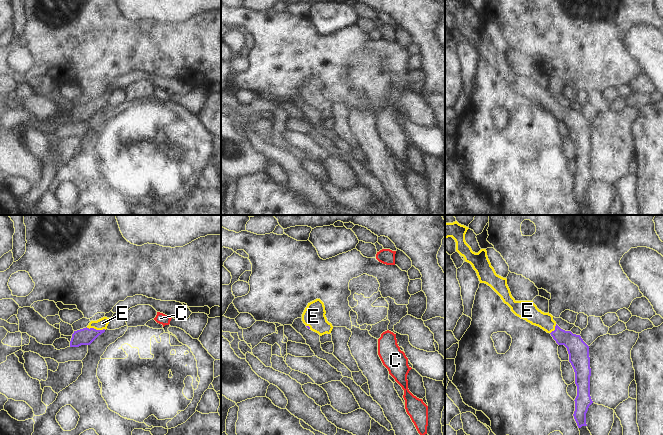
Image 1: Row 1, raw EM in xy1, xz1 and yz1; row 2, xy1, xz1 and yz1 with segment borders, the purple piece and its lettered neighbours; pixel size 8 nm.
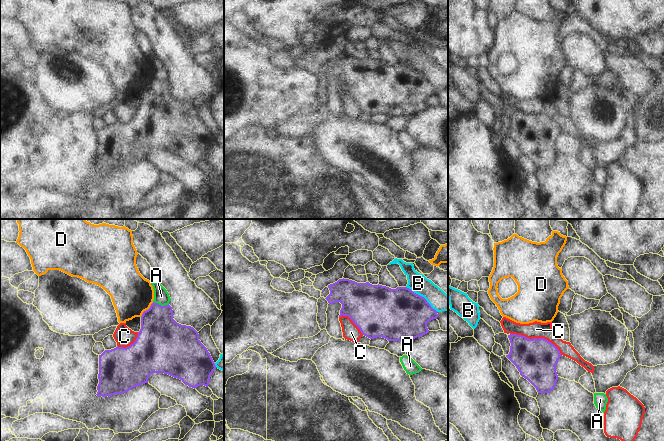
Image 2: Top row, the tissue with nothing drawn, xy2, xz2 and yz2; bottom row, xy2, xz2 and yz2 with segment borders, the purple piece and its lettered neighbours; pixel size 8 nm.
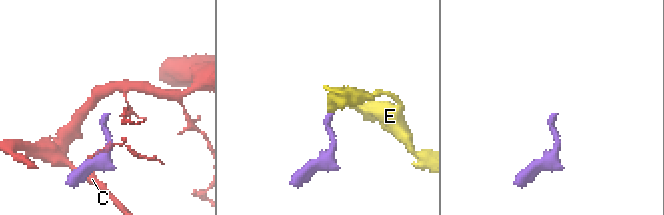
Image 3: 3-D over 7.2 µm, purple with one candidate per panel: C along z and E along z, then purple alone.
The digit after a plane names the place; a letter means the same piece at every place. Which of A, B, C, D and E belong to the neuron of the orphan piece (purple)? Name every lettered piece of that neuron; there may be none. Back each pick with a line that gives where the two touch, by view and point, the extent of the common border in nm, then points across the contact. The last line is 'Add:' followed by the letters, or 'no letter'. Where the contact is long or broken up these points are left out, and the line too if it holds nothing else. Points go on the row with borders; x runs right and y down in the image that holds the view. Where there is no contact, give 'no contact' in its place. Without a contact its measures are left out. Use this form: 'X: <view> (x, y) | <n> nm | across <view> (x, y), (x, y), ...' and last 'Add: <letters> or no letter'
E: xy1 (95, 329) | 160 nm | across xy1 (85, 336), (95, 329), (102, 323)
Add: E

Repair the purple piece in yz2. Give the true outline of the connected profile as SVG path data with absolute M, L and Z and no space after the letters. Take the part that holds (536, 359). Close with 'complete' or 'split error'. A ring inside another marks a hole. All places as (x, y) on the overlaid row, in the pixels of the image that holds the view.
M510 334L510 352L506 357L516 366L538 393L550 393L556 386L556 365L562 356L558 348L544 338L529 339Z; complete

